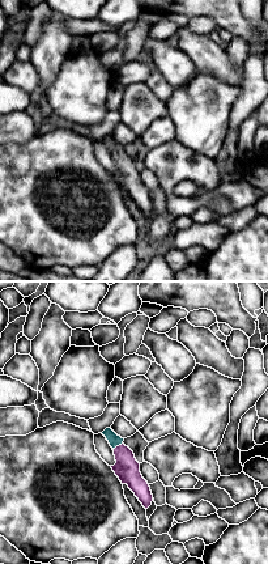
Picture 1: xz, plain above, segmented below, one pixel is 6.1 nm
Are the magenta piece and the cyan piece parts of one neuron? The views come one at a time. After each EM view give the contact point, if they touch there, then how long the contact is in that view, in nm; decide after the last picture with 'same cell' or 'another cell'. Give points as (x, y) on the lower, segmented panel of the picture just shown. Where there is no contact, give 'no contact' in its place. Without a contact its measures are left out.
contact (117, 446); length 80 nm

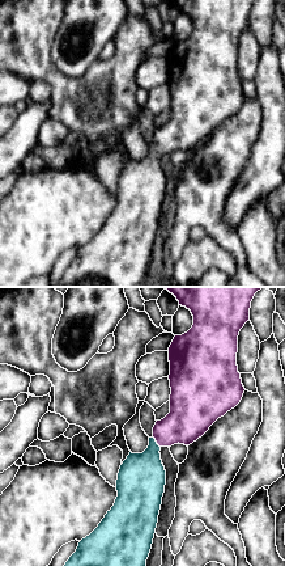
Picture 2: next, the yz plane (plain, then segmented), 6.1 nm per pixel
contact (156, 440); length 90 nm

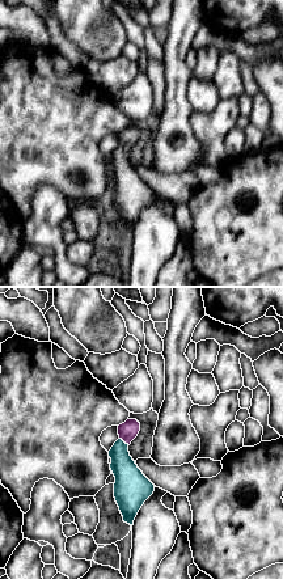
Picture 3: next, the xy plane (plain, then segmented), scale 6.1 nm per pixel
contact (125, 442); length 80 nm

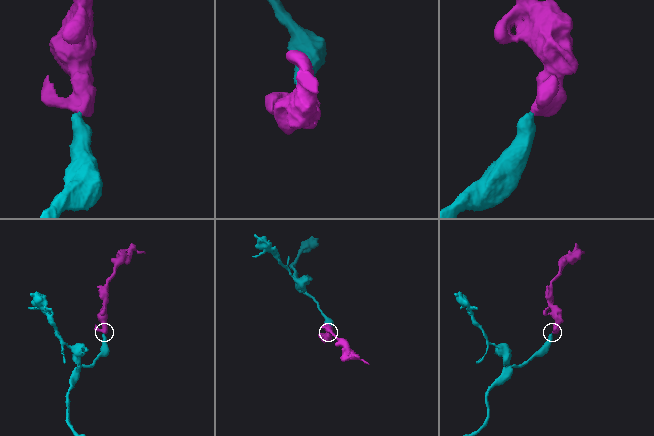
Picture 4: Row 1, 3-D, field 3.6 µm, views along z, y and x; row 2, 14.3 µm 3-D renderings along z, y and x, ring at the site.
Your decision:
same cell

